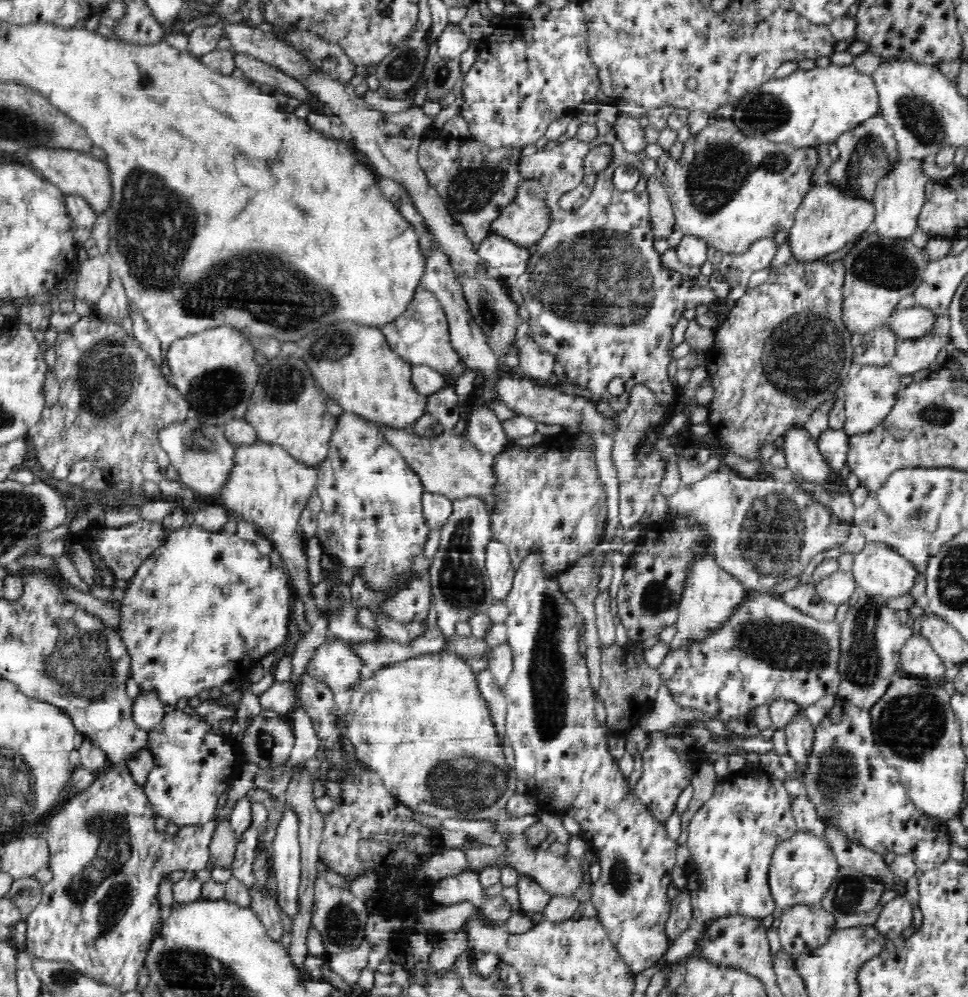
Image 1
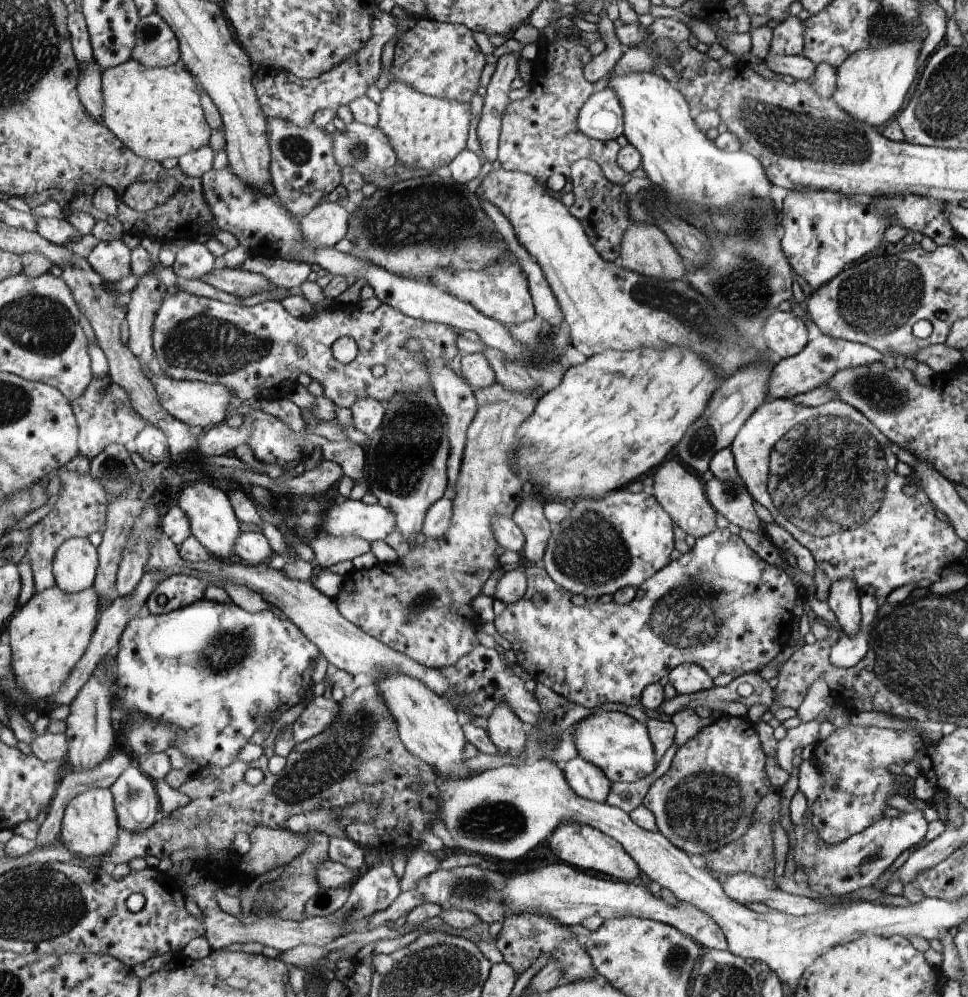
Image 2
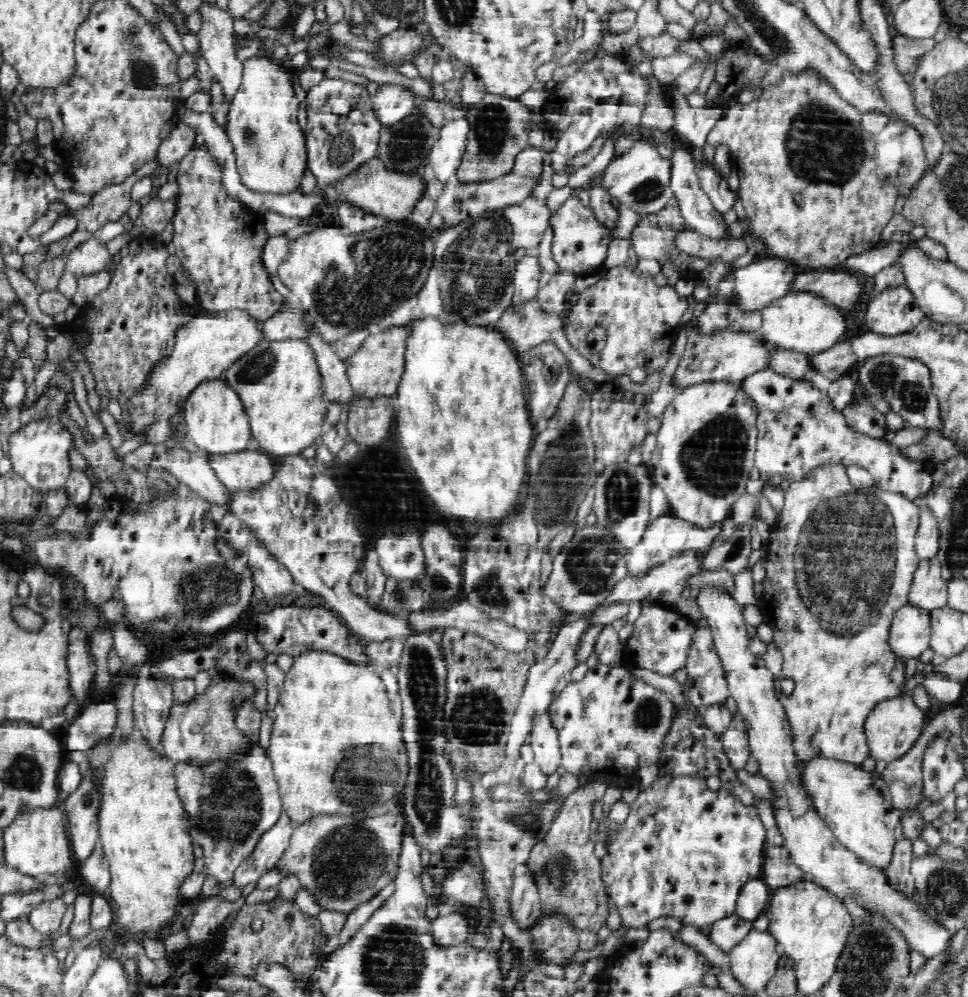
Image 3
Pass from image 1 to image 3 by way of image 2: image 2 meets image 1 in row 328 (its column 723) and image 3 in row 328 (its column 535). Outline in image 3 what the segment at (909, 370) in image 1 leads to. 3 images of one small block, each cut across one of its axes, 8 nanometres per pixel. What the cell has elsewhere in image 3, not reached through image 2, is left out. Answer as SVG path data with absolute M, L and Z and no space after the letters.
M900 286L874 294L866 312L866 326L874 334L898 336L912 332L924 318L926 314L920 310L908 286Z

